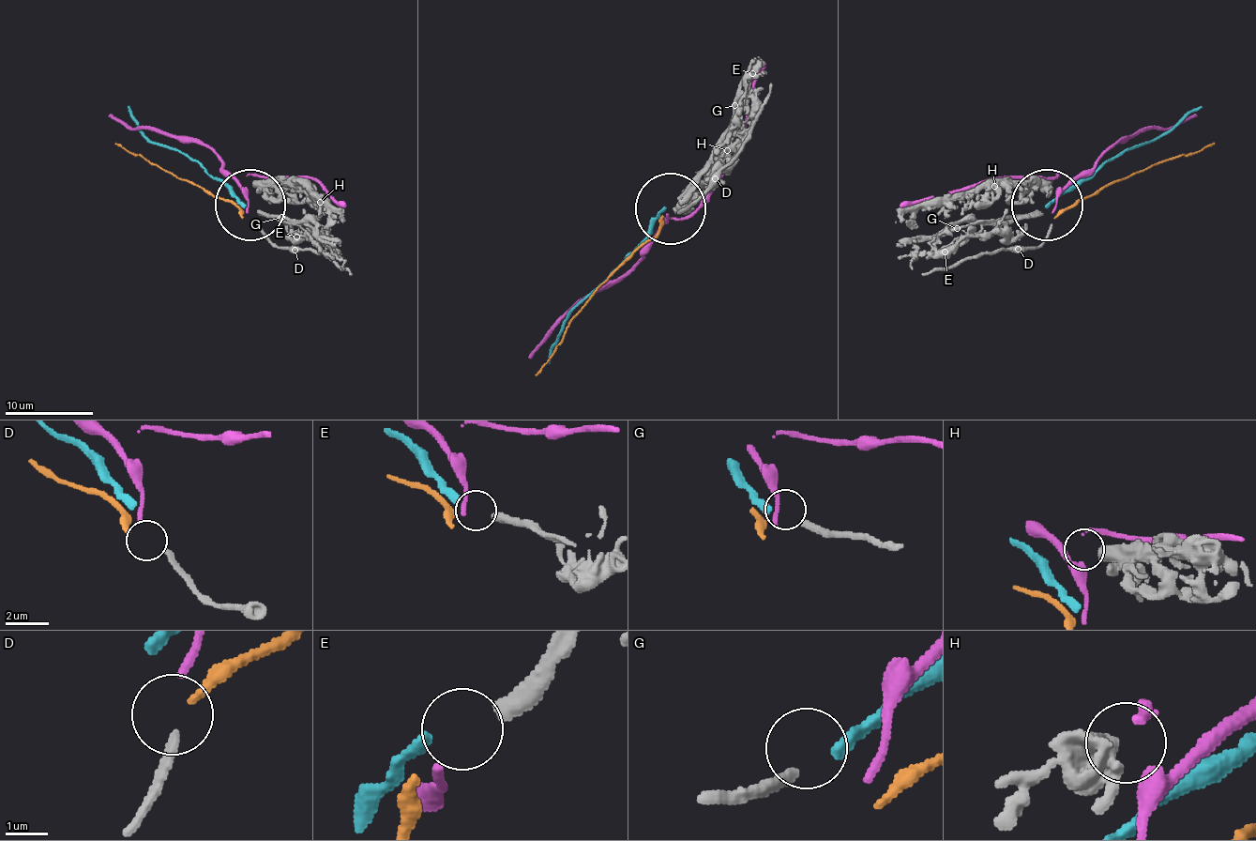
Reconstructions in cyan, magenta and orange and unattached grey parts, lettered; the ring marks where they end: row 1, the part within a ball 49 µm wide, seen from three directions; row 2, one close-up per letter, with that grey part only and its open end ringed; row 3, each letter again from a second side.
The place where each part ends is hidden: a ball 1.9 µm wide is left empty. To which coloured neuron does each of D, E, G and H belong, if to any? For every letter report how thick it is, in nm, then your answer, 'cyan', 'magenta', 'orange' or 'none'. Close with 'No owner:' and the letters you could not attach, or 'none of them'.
D: calibre 240 nm; magenta
E: calibre 400 nm; none
G: calibre 320 nm; cyan
H: calibre 550 nm; none
No owner: E, H

